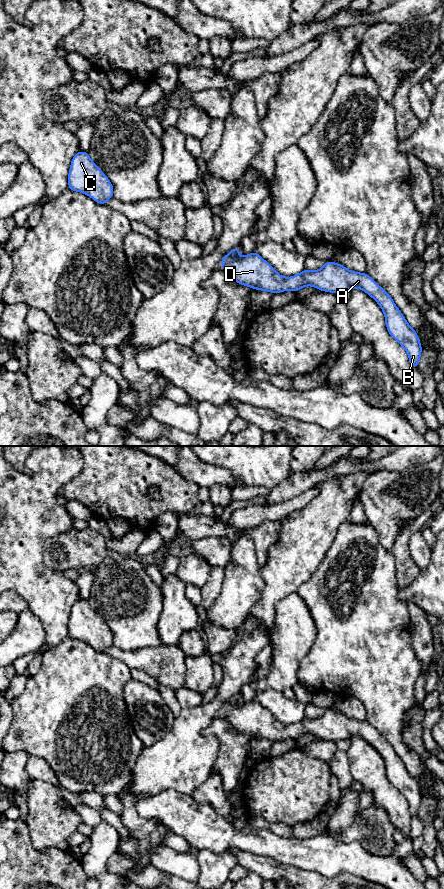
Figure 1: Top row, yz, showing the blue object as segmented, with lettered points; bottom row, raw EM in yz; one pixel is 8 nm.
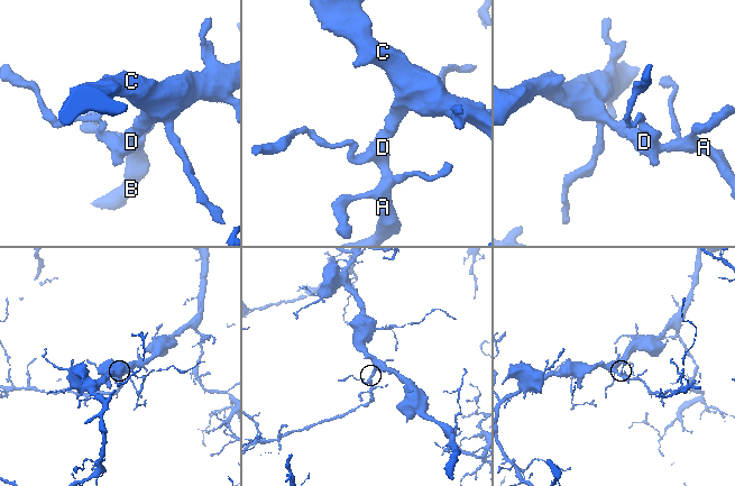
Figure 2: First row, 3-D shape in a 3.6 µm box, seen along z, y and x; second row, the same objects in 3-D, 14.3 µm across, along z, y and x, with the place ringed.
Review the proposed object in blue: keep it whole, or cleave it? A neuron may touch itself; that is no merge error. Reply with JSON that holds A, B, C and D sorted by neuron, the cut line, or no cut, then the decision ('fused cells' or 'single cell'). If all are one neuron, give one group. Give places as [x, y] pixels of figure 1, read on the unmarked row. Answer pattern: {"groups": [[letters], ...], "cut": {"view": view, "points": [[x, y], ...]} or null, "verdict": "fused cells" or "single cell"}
{"groups": [["A", "B", "C", "D"]], "cut": null, "verdict": "single cell"}

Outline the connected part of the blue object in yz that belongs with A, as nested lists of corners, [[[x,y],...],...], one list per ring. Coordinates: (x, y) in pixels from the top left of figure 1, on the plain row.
[[[237,694],[223,704],[220,707],[221,717],[228,719],[238,732],[254,738],[273,742],[287,738],[298,740],[305,734],[330,741],[350,739],[353,736],[363,738],[381,755],[389,783],[408,801],[411,815],[418,817],[422,794],[417,780],[408,772],[392,745],[366,720],[354,720],[330,708],[319,718],[304,716],[295,724],[283,725],[258,700],[239,705],[239,699],[240,694]]]

